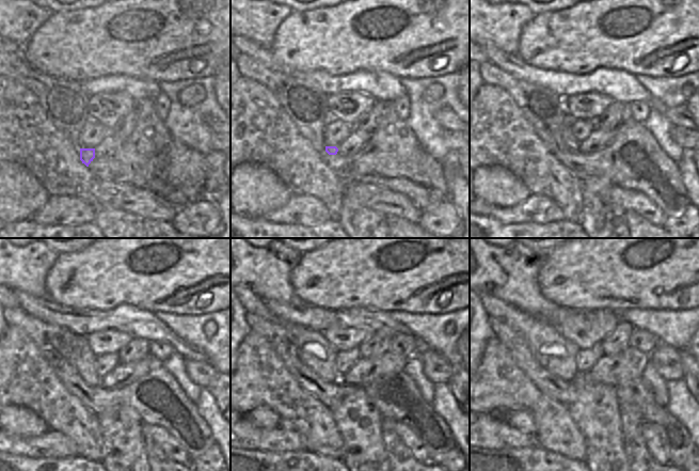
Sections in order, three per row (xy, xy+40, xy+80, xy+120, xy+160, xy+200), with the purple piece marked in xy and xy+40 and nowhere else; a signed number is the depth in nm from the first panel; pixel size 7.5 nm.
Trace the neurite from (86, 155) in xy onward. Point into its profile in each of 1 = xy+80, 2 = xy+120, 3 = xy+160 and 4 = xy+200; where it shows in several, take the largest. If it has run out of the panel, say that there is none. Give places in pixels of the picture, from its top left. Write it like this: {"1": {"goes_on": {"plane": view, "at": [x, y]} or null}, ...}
{"1": {"goes_on": {"plane": "xy+80", "at": [569, 140]}}, "2": {"goes_on": {"plane": "xy+120", "at": [80, 355]}}, "3": {"goes_on": {"plane": "xy+160", "at": [314, 350]}}, "4": {"goes_on": {"plane": "xy+200", "at": [557, 355]}}}

